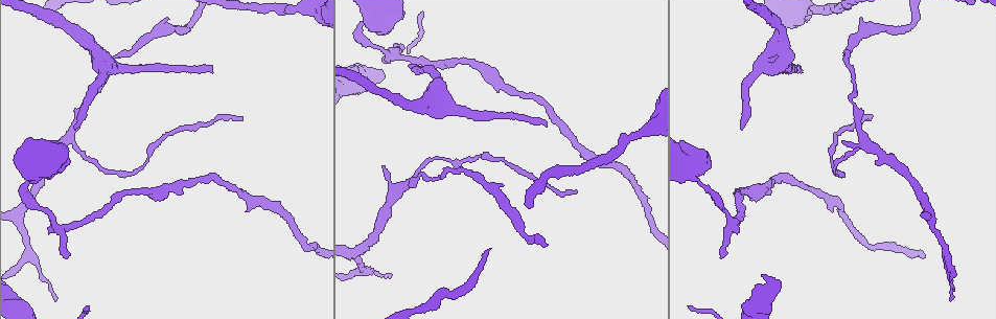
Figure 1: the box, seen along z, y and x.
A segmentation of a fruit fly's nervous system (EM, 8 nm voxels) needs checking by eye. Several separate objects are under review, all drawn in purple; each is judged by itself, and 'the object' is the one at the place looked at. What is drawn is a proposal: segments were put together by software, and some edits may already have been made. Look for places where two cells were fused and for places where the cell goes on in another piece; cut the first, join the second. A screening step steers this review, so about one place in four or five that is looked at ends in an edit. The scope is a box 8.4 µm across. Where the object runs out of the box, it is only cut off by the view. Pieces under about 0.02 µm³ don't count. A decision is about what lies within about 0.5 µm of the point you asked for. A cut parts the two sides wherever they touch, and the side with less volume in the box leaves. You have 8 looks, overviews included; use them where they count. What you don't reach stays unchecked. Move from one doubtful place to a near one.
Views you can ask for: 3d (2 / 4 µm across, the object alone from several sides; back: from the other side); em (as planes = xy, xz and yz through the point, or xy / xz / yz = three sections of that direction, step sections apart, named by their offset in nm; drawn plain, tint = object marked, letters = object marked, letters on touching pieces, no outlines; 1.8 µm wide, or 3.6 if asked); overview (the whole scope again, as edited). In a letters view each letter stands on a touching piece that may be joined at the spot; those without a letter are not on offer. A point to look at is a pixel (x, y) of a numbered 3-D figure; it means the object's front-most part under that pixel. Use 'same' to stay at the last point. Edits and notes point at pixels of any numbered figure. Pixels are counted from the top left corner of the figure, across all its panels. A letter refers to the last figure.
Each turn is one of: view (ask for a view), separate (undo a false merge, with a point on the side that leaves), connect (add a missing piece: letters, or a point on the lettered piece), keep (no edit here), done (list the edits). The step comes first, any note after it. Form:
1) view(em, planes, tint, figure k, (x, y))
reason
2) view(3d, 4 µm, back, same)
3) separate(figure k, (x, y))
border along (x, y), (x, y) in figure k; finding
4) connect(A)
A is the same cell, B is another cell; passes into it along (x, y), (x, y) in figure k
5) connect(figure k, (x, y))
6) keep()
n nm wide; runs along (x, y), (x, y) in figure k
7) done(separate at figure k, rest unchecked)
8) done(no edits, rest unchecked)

view(3d, 2 µm, figure 1, (801, 72))
long arm stops here

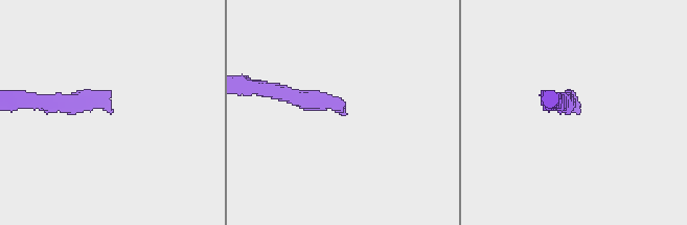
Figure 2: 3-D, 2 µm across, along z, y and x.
view(em, yz, step 4, letters, figure 2, (110, 111))

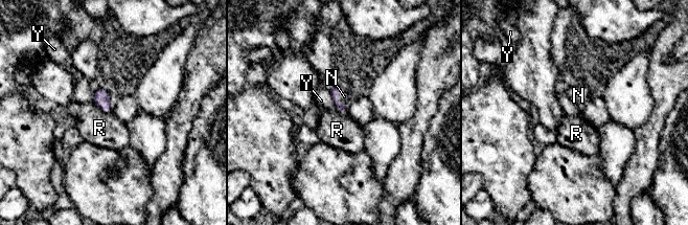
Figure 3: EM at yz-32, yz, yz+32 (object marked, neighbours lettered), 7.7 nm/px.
view(em, planes, letters, same)
another direction

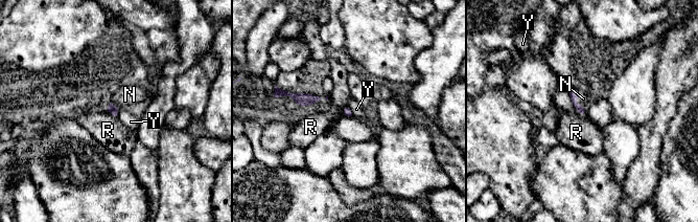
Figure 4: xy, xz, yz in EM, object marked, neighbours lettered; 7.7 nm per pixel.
connect(figure 4, (583, 98))
Y touches over 180 nm; N is the same cell, R and Y are other cells; the cell continues

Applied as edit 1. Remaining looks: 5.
view(3d, 2 µm, figure 1, (243, 120))

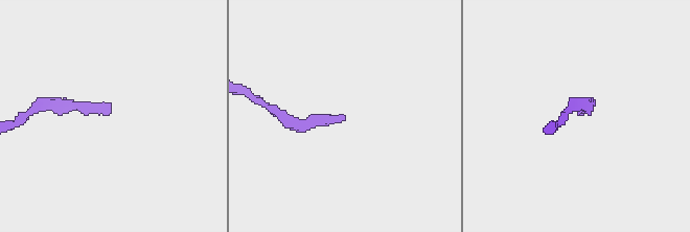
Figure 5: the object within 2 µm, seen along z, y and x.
view(em, planes, plain, figure 5, (106, 115))
need the tissue

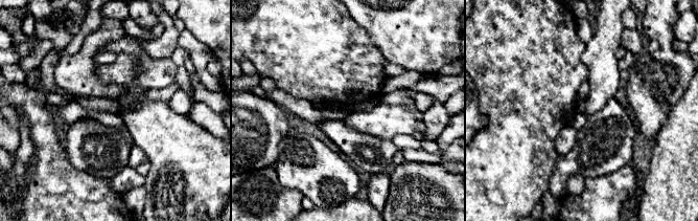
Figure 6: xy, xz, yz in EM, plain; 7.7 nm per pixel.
view(em, planes, letters, same)

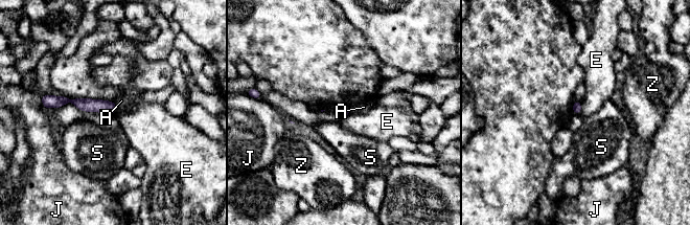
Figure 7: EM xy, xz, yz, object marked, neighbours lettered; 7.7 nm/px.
keep()
A, E, J, S and Z are other cells; runs along (48, 103), (74, 100), (113, 108) in figure 7; no lettered piece goes on from it

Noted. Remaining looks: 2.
view(em, planes, letters, figure 1, (742, 127))
an open end

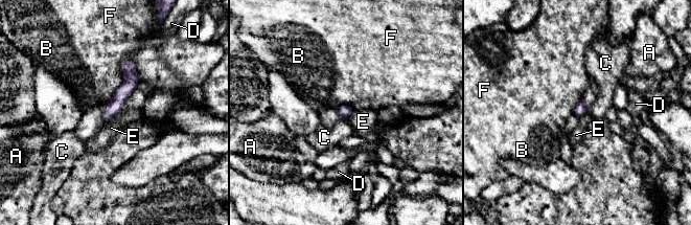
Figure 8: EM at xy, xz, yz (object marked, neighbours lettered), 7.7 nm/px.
keep()
A, B, C, D, E and F are other cells; runs along (129, 62), (129, 86), (106, 117) in figure 8; none of them fits

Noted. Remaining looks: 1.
done(connect at figure 4, rest unchecked)

